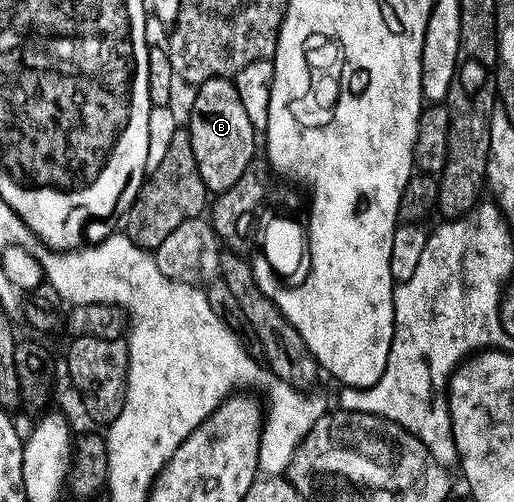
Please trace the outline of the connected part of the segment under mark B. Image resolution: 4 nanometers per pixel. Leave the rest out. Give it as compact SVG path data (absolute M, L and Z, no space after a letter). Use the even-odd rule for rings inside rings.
M211 77L201 85L195 86L196 98L192 101L192 114L188 117L186 128L190 135L190 143L194 147L194 159L198 159L198 175L202 175L202 183L208 188L209 194L225 193L234 183L238 183L242 171L257 156L256 137L258 131L254 123L246 116L242 107L242 99L238 99L235 80L227 77Z

